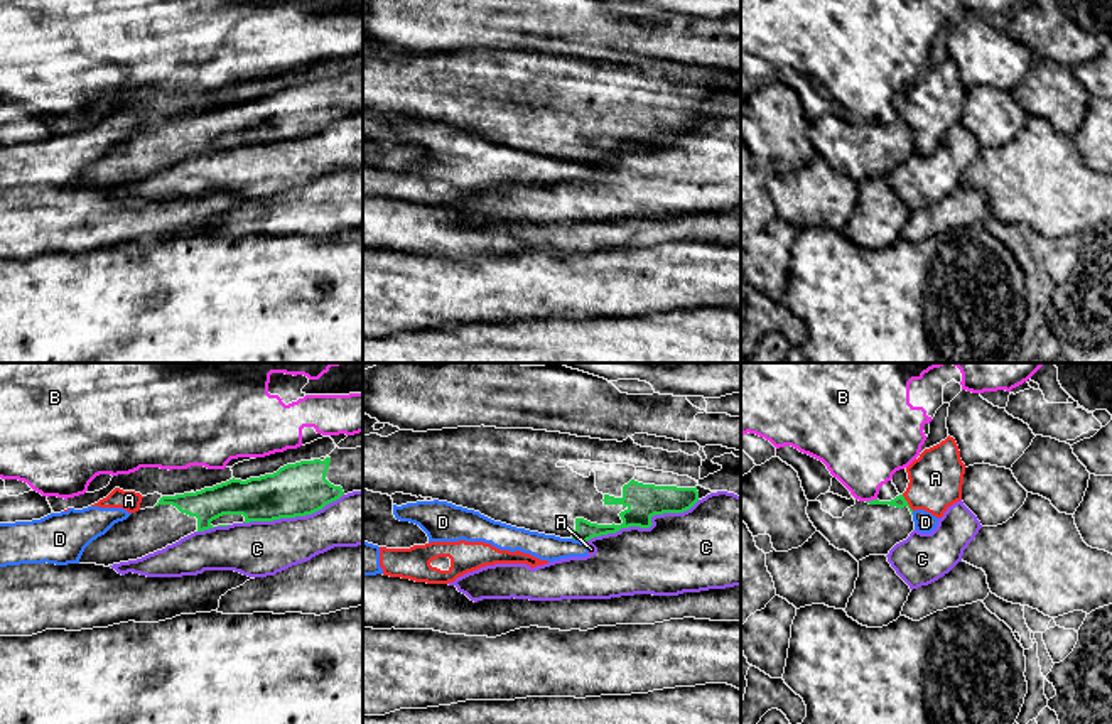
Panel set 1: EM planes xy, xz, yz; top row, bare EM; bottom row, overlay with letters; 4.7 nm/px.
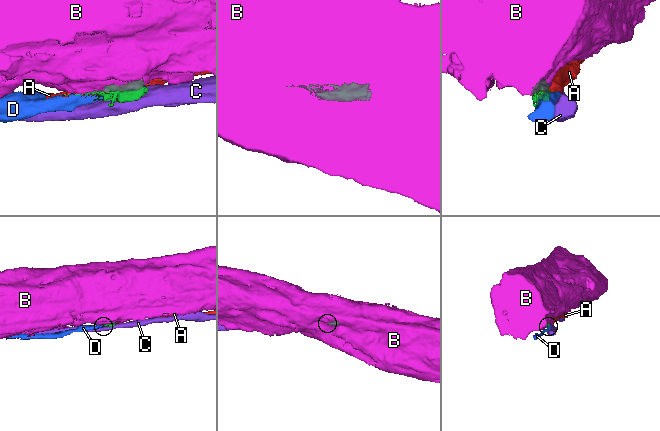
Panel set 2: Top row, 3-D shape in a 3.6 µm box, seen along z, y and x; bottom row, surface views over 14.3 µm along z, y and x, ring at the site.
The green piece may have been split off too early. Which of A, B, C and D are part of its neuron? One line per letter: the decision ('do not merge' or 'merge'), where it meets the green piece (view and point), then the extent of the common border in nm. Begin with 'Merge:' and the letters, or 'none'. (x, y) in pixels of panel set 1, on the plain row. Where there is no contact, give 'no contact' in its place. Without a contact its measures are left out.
Merge: none
A: do not merge; meets green in yz at (906, 125); contact 100 nm long
B: do not merge; meets green in yz at (873, 122); contact 60 nm long
C: do not merge; meets green in xz at (645, 149); contact 600 nm long
D: do not merge; meets green in xz at (579, 161); contact 80 nm long

